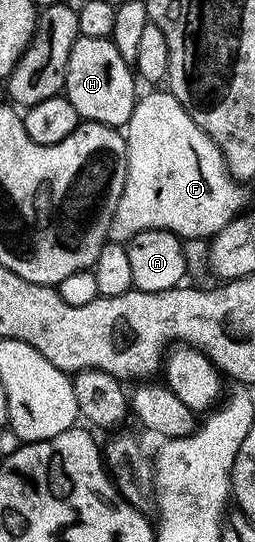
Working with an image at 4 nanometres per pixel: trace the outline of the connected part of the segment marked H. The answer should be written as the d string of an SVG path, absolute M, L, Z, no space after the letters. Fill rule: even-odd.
M81 34L74 40L70 60L66 60L63 93L70 104L74 104L81 119L113 128L127 127L138 97L135 81L133 67L121 56L111 38Z

